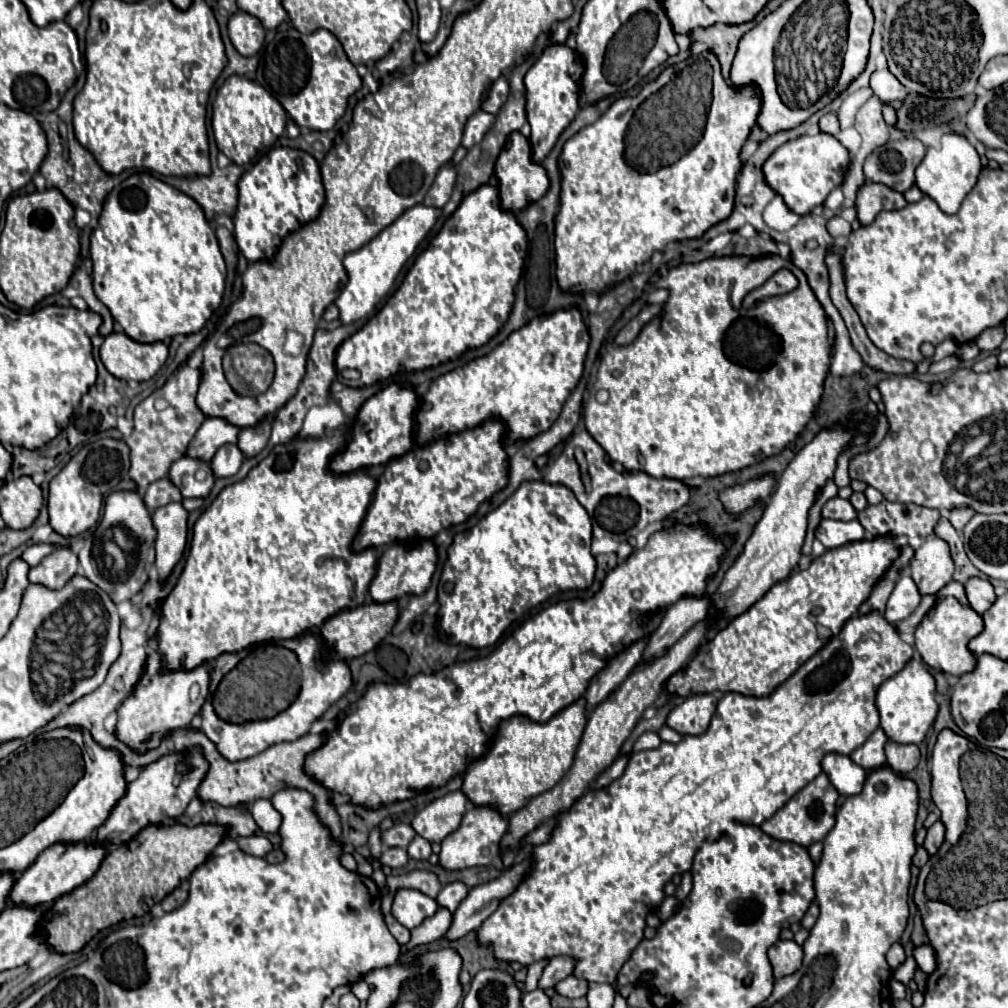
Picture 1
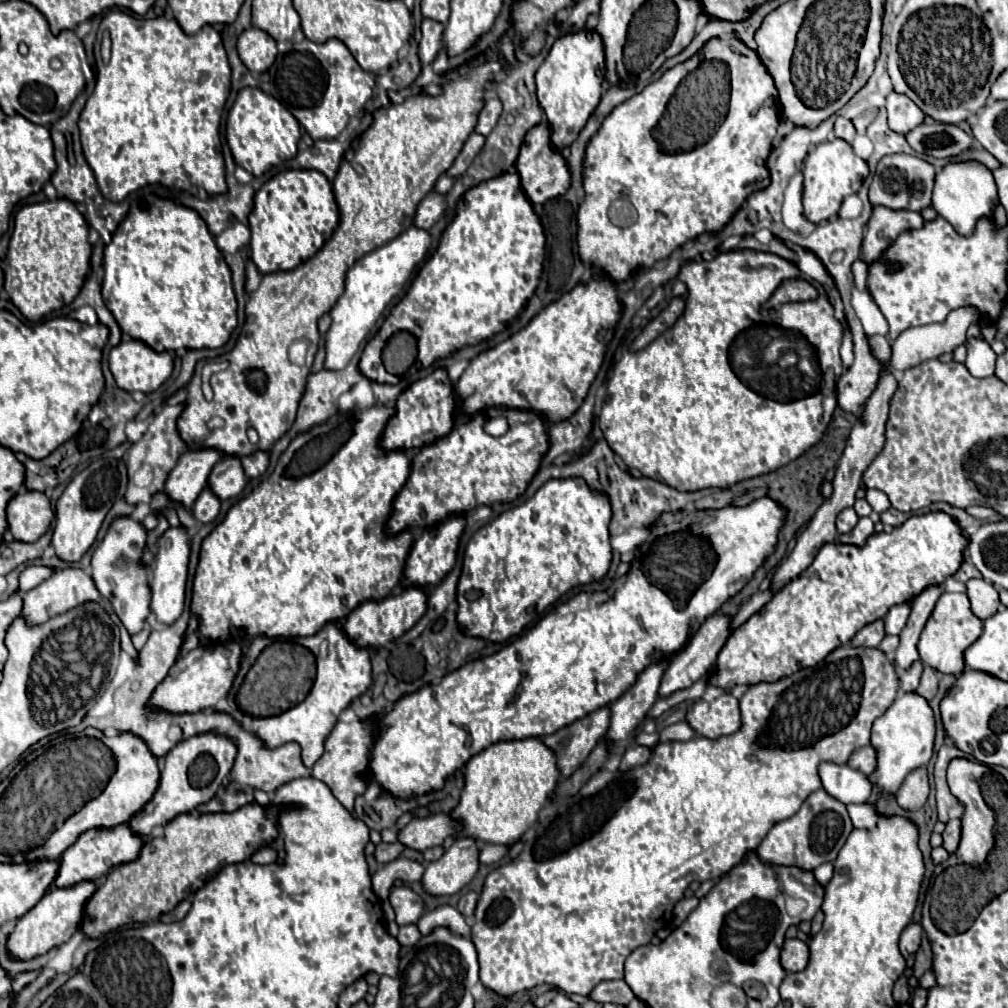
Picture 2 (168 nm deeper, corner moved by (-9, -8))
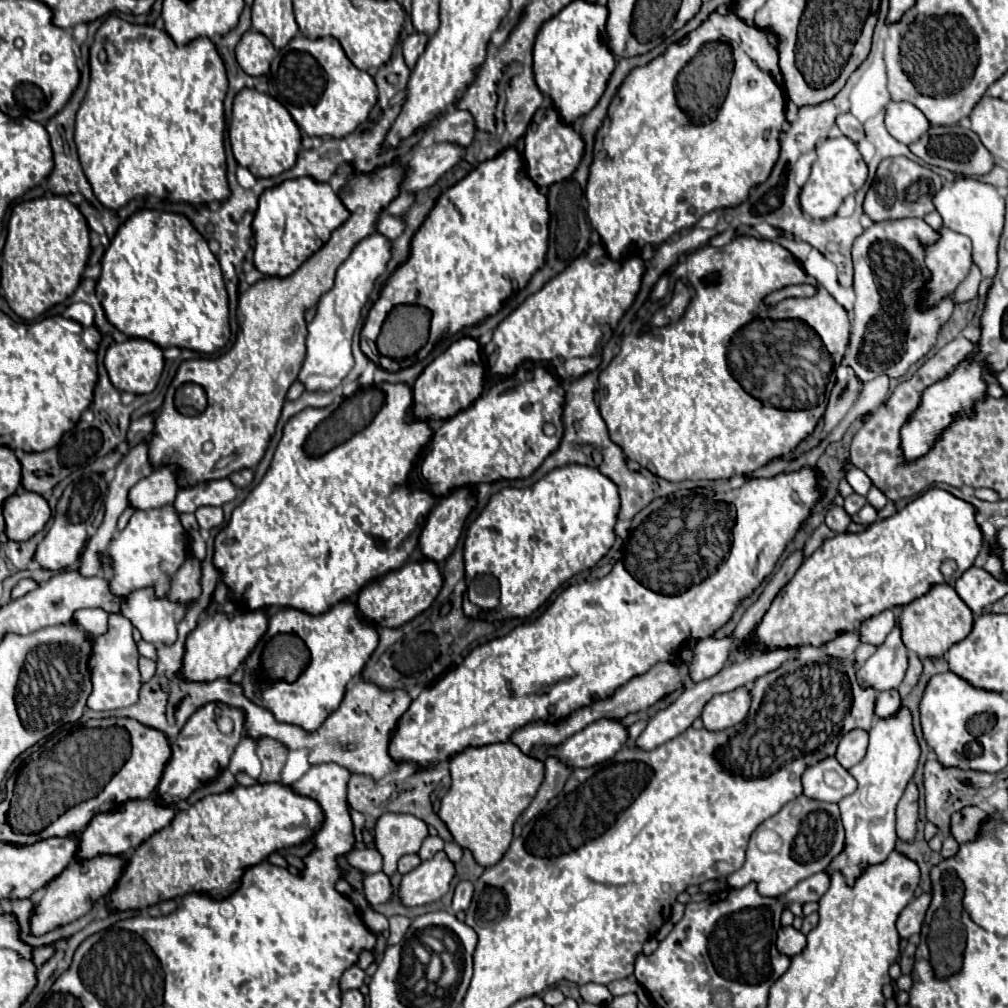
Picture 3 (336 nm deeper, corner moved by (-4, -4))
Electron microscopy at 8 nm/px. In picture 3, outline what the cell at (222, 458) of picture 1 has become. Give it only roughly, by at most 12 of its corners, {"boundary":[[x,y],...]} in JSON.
{"boundary":[[230,479],[180,489],[174,507],[196,513],[220,507],[236,497]]}

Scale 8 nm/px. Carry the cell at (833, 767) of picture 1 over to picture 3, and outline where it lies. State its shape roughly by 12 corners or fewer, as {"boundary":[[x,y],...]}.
{"boundary":[[828,757],[802,775],[804,795],[838,803],[854,793],[854,777]]}

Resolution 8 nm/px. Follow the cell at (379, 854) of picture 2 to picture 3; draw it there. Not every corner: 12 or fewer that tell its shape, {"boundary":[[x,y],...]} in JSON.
{"boundary":[[374,847],[350,849],[342,855],[360,873],[382,871],[382,857]]}

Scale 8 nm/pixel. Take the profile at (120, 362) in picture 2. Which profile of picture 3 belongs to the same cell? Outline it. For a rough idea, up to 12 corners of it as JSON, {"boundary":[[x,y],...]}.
{"boundary":[[146,339],[108,347],[104,365],[118,391],[156,387],[164,357]]}

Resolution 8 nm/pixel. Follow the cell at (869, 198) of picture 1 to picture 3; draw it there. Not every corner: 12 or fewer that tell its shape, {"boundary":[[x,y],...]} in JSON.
{"boundary":[[924,219],[882,221],[852,247],[862,383],[920,361],[954,299],[920,311]]}

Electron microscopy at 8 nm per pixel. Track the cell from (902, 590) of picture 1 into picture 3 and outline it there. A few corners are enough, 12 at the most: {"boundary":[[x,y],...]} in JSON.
{"boundary":[[886,609],[860,623],[860,641],[878,647],[896,625]]}

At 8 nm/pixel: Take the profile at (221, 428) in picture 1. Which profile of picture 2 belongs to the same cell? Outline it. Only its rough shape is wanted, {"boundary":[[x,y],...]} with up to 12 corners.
{"boundary":[[191,449],[163,491],[189,509],[223,453]]}

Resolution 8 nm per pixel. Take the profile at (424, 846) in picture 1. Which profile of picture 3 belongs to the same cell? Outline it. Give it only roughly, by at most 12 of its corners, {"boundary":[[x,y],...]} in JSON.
{"boundary":[[426,837],[418,855],[422,861],[442,851],[440,837]]}

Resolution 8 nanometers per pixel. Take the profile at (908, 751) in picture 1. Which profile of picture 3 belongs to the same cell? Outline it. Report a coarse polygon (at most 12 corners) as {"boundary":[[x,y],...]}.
{"boundary":[[910,781],[898,803],[898,837],[914,841],[918,789]]}

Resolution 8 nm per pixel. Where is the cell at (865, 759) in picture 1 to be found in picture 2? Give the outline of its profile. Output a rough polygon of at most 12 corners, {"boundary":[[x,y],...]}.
{"boundary":[[859,747],[849,767],[871,775],[875,749]]}

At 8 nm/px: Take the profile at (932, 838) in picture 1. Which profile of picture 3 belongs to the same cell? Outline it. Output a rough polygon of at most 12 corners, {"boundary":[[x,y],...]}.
{"boundary":[[980,807],[952,815],[952,835],[958,843],[974,841],[990,819]]}

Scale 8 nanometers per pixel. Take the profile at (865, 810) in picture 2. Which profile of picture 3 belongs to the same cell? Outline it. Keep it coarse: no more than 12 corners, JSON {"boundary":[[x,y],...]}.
{"boundary":[[906,707],[874,719],[858,787],[838,803],[848,885],[896,849],[920,747]]}

